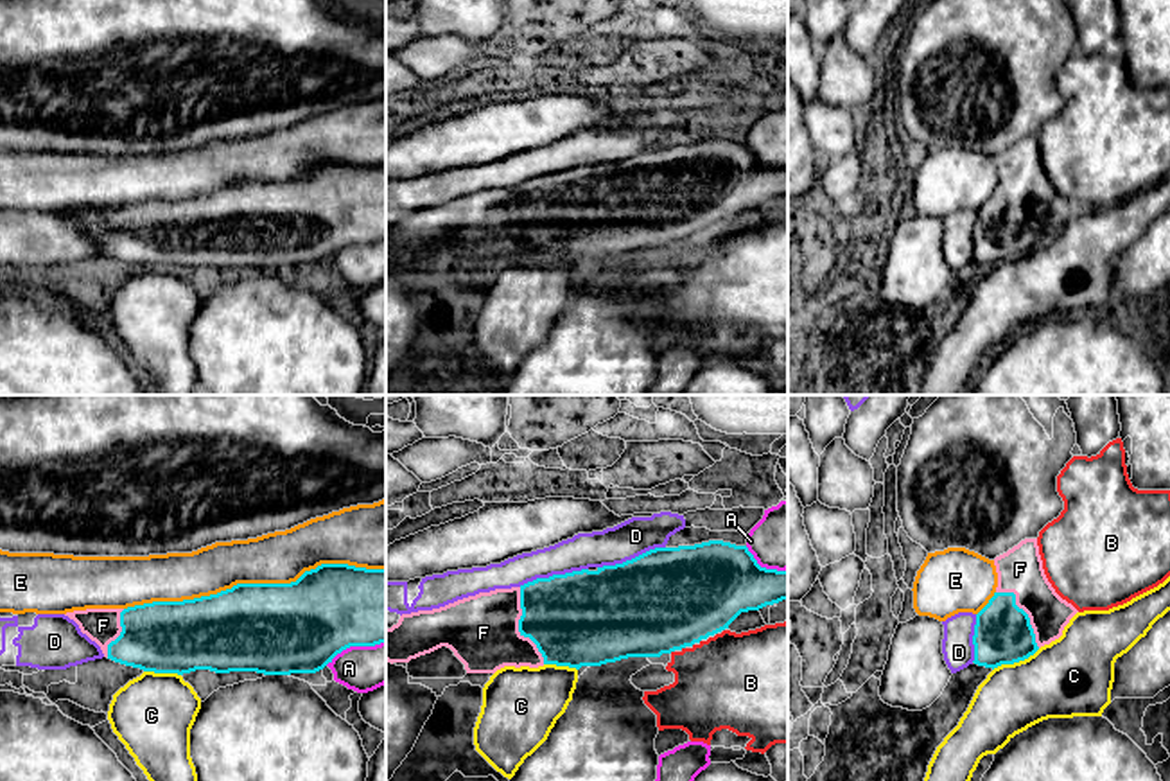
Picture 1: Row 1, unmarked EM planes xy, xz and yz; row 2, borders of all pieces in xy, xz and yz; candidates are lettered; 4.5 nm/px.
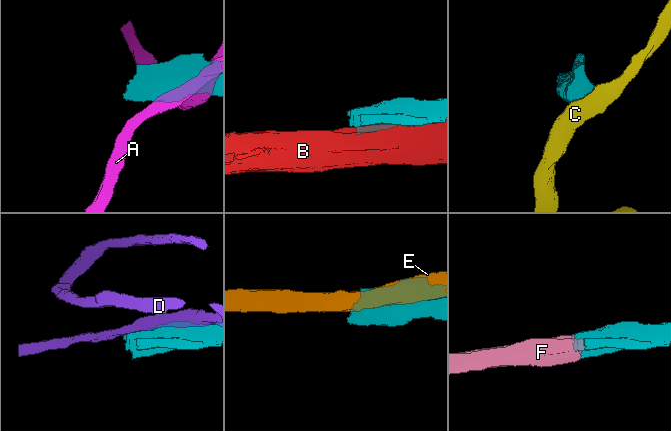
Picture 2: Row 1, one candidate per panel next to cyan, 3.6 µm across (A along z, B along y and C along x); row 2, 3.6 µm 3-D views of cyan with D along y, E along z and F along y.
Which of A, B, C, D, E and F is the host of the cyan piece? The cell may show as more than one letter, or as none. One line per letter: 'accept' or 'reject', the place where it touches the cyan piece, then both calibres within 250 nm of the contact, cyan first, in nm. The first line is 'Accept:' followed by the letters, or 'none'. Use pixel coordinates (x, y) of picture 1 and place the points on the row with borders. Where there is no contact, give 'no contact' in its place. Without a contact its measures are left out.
Accept: F
A: reject; contact xy (354, 645); calibres 400 and 200 nm
B: reject; contact xz (682, 647); calibres 460 and 420 nm
C: reject; contact yz (1016, 661); calibres 260 and 360 nm
D: reject; contact xz (553, 575); calibres 440 and 160 nm
E: reject; contact xy (253, 584); calibres 420 and 240 nm
F: accept; contact xz (519, 627); calibres 400 and 320 nm

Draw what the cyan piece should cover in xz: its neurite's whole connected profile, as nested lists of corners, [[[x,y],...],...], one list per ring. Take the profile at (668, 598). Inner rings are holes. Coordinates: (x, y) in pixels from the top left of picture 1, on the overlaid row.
[[[709,540],[655,548],[632,560],[537,578],[520,587],[479,592],[432,610],[402,614],[386,628],[386,661],[409,663],[447,646],[467,673],[504,666],[601,666],[628,657],[660,657],[693,646],[741,614],[788,600],[788,569],[766,569],[747,546]]]

